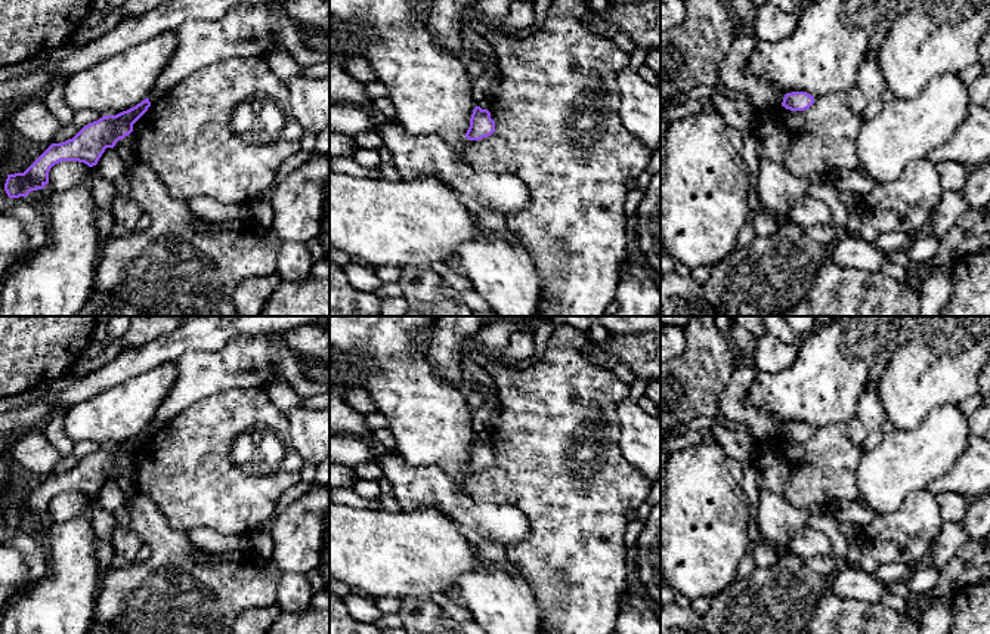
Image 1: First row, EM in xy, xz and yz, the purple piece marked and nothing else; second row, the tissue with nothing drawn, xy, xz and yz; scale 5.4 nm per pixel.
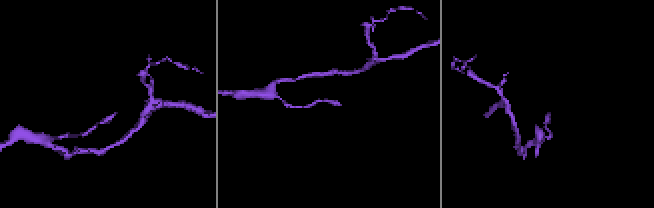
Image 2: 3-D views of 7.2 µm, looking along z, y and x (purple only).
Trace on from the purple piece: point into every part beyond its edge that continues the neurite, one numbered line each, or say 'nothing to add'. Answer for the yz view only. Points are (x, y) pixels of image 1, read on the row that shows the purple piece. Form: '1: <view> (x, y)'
nothing to add

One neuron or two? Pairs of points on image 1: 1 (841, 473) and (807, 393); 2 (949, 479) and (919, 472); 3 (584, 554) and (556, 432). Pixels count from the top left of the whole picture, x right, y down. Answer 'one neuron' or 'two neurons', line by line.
1: two neurons
2: two neurons
3: one neuron

